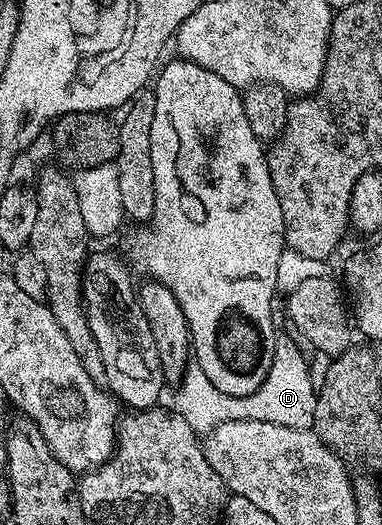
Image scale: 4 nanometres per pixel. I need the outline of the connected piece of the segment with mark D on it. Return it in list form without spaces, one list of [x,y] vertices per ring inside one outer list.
[[[284,334],[277,335],[274,346],[274,358],[266,374],[266,382],[249,396],[231,396],[222,394],[202,374],[199,366],[188,366],[180,380],[176,392],[175,411],[186,421],[193,432],[207,434],[213,432],[222,422],[235,420],[273,420],[278,426],[290,426],[294,430],[311,428],[314,422],[314,406],[318,388],[312,385],[312,372],[308,369],[308,360],[304,352]]]

